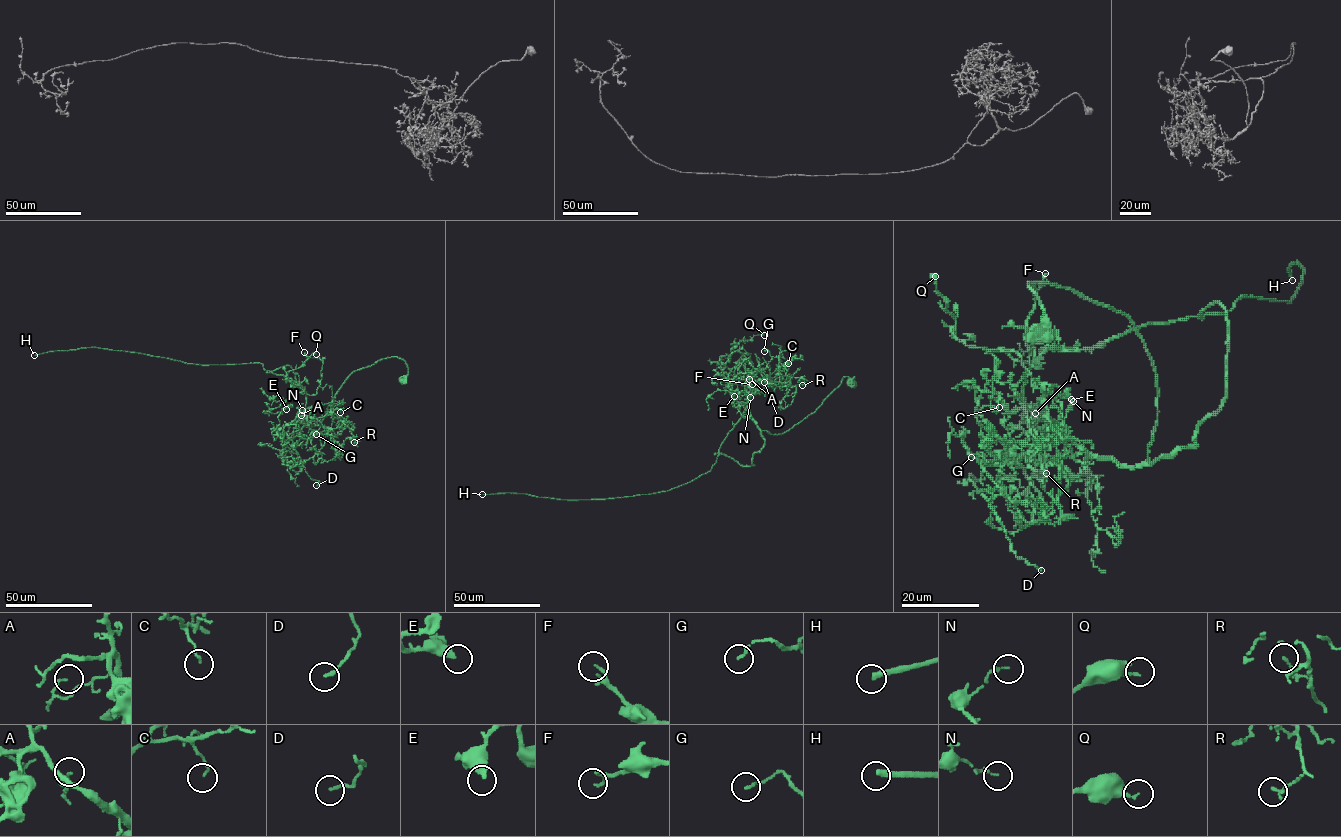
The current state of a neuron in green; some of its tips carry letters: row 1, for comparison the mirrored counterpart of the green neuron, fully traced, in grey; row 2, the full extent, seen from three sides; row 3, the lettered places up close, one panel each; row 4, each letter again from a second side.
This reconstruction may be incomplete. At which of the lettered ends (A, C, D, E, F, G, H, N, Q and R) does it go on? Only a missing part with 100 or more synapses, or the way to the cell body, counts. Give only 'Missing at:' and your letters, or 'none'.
Missing at: H

